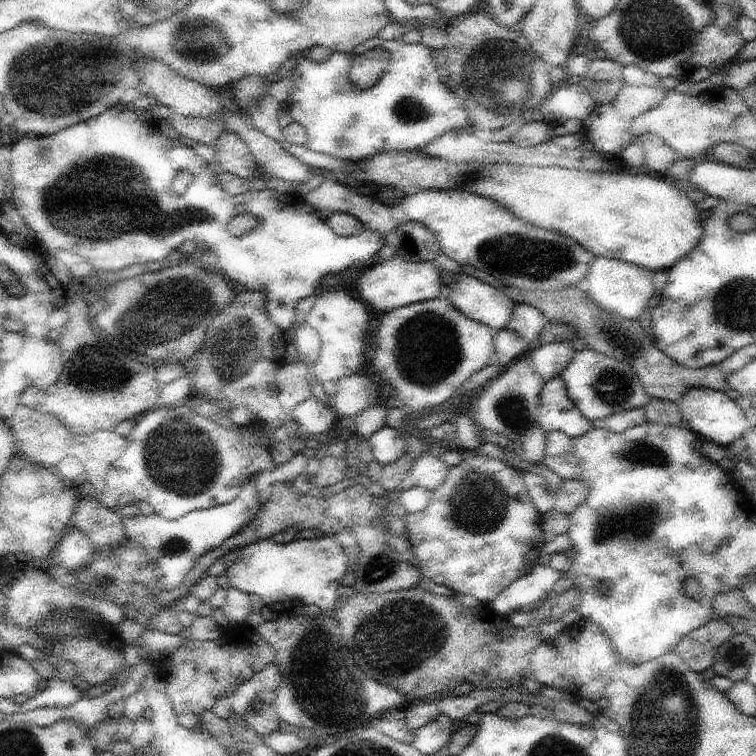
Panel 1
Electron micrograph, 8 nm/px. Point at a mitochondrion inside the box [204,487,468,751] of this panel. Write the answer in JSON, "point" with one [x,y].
{"point":[403,656]}

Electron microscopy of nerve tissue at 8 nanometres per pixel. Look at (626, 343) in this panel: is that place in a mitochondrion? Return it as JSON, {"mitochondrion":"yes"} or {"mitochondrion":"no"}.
{"mitochondrion":"yes"}

